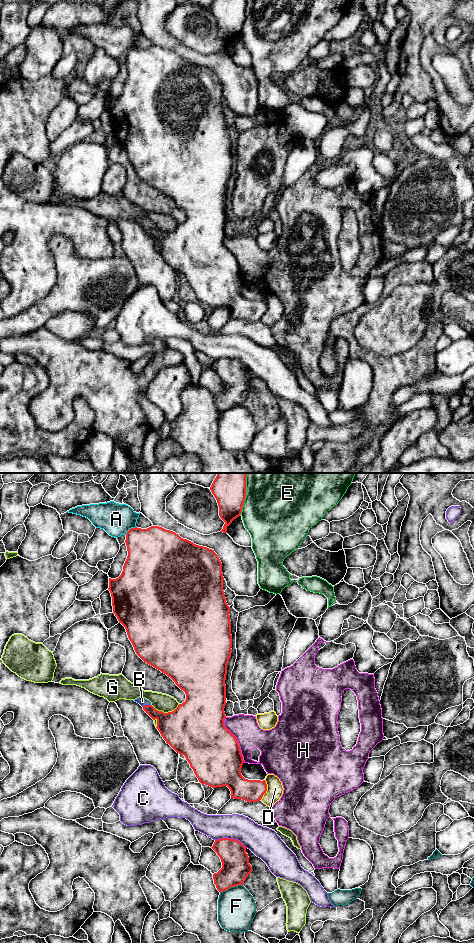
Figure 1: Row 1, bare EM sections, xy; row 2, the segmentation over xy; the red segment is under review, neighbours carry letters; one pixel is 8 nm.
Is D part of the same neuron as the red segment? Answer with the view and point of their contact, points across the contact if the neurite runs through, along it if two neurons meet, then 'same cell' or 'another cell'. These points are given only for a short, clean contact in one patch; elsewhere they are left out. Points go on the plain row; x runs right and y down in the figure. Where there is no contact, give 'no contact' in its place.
xy (266, 310) | along xy (265, 300), (266, 312), (260, 319) | another cell

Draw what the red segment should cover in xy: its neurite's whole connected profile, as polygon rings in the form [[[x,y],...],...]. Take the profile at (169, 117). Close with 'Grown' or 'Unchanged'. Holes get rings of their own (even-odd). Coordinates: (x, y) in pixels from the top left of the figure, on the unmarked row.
[[[151,46],[147,49],[131,48],[126,54],[125,60],[128,76],[123,86],[121,95],[116,99],[109,98],[109,108],[112,117],[113,133],[117,137],[119,143],[121,143],[127,152],[128,158],[131,161],[136,174],[147,184],[160,190],[162,193],[170,197],[175,204],[185,212],[186,220],[179,224],[178,227],[168,233],[156,230],[151,222],[145,218],[137,218],[134,221],[139,223],[143,230],[153,239],[157,240],[157,249],[160,252],[163,259],[169,264],[177,273],[184,275],[190,287],[193,289],[194,294],[198,298],[201,304],[208,305],[210,307],[217,308],[227,306],[231,311],[231,318],[242,319],[247,322],[260,321],[263,315],[267,311],[266,301],[260,300],[248,300],[241,294],[241,288],[244,283],[243,276],[241,274],[239,263],[236,257],[225,247],[224,239],[226,238],[224,228],[226,225],[226,195],[227,185],[232,173],[232,155],[231,155],[231,141],[230,141],[230,127],[228,126],[223,111],[223,93],[222,83],[218,75],[214,70],[207,67],[199,66],[193,62],[181,58],[173,51],[166,50],[159,46]]]. Grown

